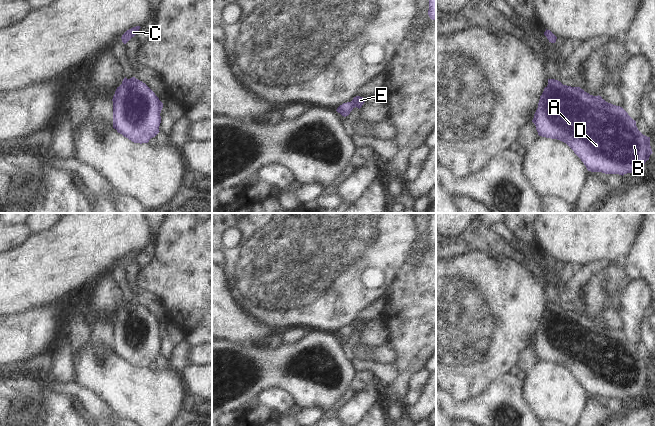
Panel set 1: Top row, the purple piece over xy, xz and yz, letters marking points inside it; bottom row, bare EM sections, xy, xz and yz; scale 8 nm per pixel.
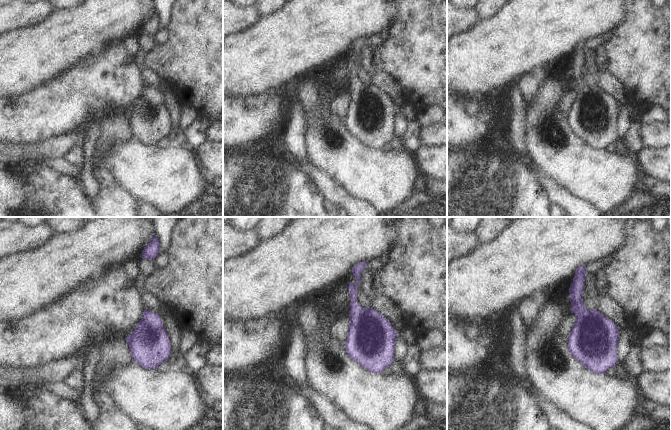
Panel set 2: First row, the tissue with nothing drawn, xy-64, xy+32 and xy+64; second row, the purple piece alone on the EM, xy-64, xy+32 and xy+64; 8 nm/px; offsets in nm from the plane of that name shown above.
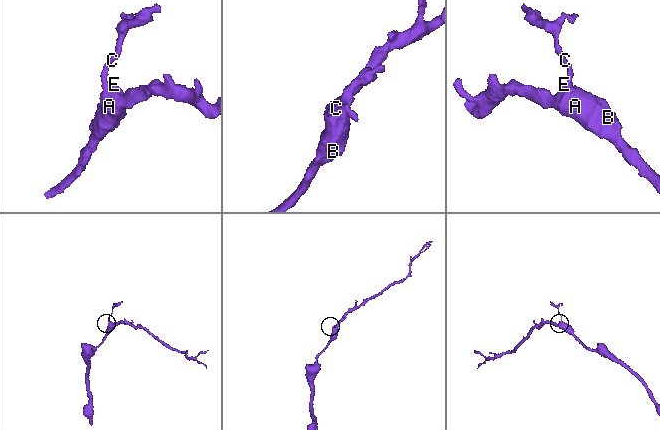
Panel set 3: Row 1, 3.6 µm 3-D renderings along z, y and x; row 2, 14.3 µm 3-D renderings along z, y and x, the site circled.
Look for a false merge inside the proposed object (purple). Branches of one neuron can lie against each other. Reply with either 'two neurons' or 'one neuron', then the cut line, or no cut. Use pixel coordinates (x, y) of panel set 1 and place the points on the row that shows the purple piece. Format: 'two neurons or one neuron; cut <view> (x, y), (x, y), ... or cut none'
one neuron; cut none

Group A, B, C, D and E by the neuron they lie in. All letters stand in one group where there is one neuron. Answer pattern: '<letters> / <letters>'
A B C D E

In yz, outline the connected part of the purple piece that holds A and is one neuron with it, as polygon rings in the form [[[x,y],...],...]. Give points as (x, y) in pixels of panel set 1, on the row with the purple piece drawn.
[[[548,79],[544,88],[538,108],[532,122],[536,126],[539,136],[557,139],[566,143],[581,159],[588,171],[602,172],[605,174],[634,173],[640,175],[644,164],[653,153],[650,146],[650,137],[643,135],[628,113],[620,106],[606,102],[601,96],[593,96],[580,87],[563,85],[555,79]]]

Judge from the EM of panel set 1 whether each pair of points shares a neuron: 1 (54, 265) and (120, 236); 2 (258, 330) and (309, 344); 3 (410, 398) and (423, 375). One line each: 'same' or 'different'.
1: same
2: different
3: same

